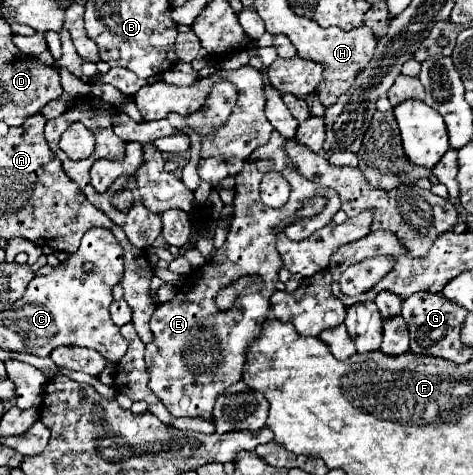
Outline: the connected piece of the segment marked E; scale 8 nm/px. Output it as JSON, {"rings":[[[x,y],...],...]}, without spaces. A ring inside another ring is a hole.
{"rings":[[[272,131],[266,145],[252,151],[252,155],[244,161],[244,169],[236,175],[234,187],[234,217],[230,225],[230,233],[226,243],[218,249],[216,257],[206,261],[202,267],[194,269],[192,275],[176,289],[176,297],[172,301],[160,303],[150,319],[150,329],[154,333],[154,343],[146,345],[146,367],[150,375],[150,389],[158,395],[158,399],[166,405],[166,409],[176,417],[206,417],[212,419],[212,407],[220,393],[224,393],[230,385],[242,379],[242,367],[246,361],[246,351],[252,341],[258,339],[262,323],[270,311],[270,297],[276,291],[278,271],[282,269],[282,259],[276,251],[276,239],[284,233],[288,239],[300,241],[312,235],[316,229],[324,227],[332,221],[332,215],[340,209],[340,199],[332,189],[316,187],[316,183],[296,175],[288,157],[284,155],[284,137],[278,131]],[[266,173],[280,173],[290,183],[290,199],[284,207],[272,209],[262,205],[260,201],[260,181]],[[312,193],[328,193],[326,207],[312,215],[302,217],[300,209]],[[284,219],[292,219],[284,229],[278,225]],[[240,275],[260,275],[264,279],[264,289],[248,287],[240,293],[234,307],[228,311],[220,311],[214,305],[214,297],[218,289],[232,283]]]}

